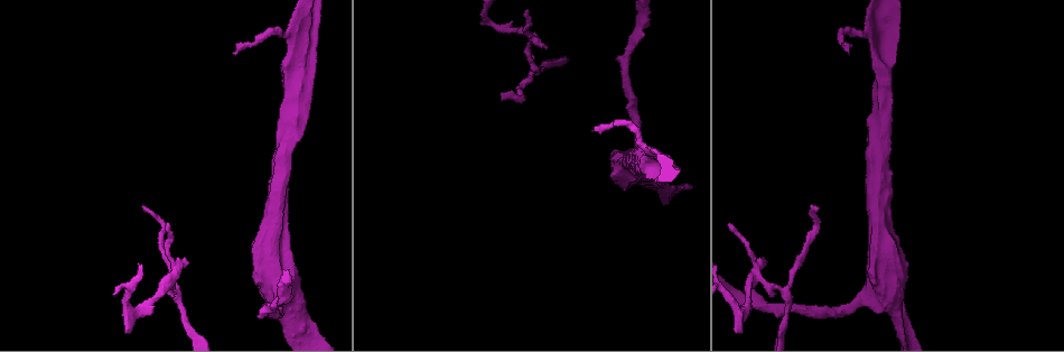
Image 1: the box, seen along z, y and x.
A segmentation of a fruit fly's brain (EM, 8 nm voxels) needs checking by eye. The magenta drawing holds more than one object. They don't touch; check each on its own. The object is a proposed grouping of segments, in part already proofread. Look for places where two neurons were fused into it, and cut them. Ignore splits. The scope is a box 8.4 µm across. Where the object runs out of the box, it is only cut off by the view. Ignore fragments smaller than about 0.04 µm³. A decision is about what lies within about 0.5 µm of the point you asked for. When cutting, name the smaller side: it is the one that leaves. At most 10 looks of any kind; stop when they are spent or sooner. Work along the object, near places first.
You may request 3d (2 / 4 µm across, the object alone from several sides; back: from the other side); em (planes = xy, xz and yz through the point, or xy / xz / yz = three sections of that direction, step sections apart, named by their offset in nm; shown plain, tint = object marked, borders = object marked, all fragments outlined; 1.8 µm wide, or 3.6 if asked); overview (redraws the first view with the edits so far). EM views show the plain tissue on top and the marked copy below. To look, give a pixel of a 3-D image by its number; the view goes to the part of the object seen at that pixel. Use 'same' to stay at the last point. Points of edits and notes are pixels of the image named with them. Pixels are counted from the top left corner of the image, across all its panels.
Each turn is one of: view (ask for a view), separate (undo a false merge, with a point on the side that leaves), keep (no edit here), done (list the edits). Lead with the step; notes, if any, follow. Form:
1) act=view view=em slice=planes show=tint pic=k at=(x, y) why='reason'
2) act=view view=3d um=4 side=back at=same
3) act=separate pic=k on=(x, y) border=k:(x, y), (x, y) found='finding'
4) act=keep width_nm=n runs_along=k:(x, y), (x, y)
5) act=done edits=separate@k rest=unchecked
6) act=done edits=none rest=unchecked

act=view view=em slice=planes show=tint pic=1 at=(183, 316) why='abrupt turn'

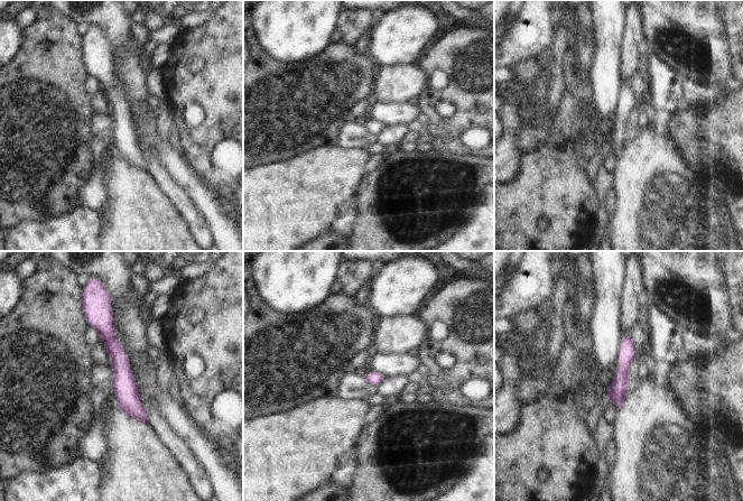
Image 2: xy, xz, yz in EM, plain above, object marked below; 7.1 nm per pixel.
act=keep found='continuous, no second neuron'

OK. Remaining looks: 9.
act=view view=3d um=4 pic=1 at=(733, 304) why='sharp bend'

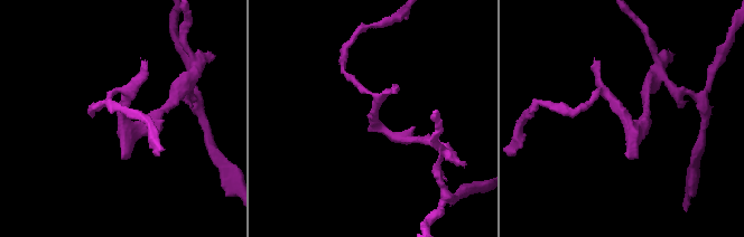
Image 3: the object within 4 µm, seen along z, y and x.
act=view view=em slice=xy step=8 show=tint pic=3 at=(124, 121) why='need the tissue'

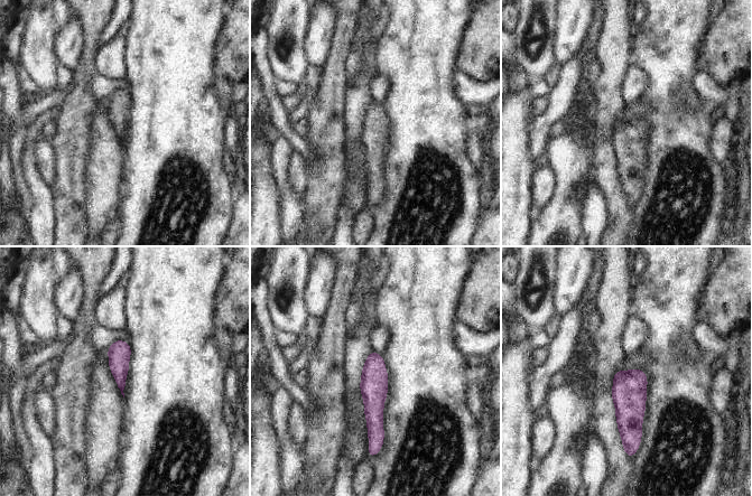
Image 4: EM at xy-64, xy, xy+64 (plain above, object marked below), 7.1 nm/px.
act=view view=em slice=planes show=tint at=same

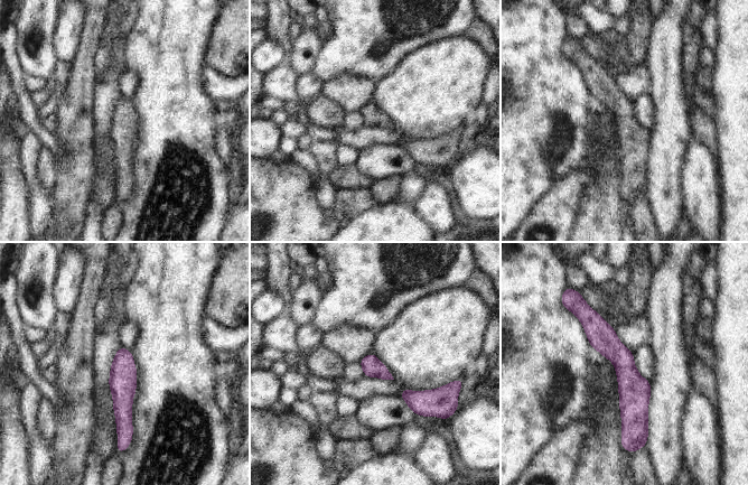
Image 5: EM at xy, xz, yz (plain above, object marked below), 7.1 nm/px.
act=keep runs_along=5:(590, 311), (623, 358), (632, 435) found='one neuron here'

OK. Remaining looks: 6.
act=view view=em um=3.6 slice=xz step=4 show=borders pic=1 at=(889, 293) why='thick turns thin'

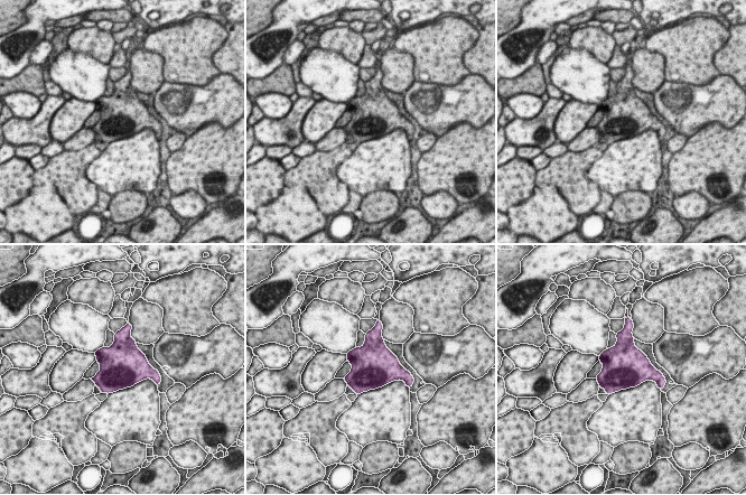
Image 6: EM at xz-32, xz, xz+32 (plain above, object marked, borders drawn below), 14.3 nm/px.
act=view view=em um=3.6 slice=planes show=borders at=same why='another direction'

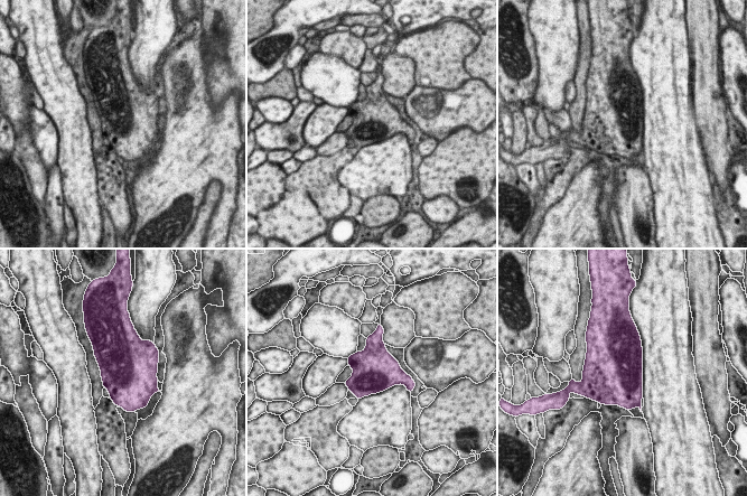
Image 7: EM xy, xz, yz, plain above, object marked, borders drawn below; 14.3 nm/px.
act=keep found='continuous, no second neuron'

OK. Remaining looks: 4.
act=view view=em slice=xy step=4 show=tint pic=1 at=(882, 63) why='branch point'

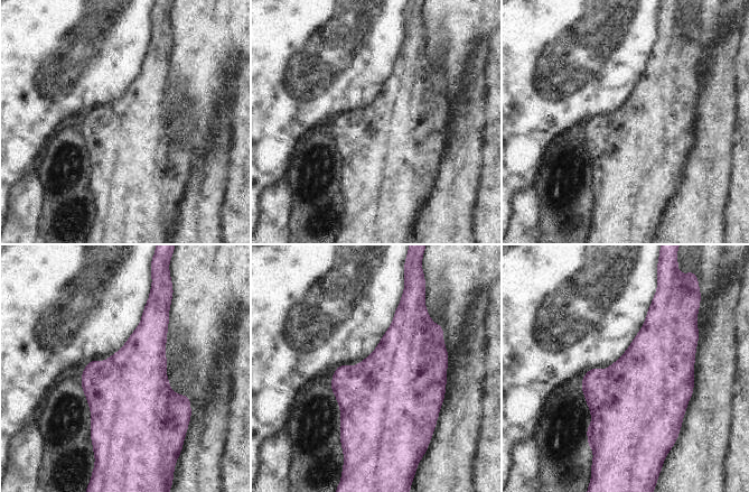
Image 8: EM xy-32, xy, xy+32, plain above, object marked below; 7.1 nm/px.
act=view view=em slice=planes show=tint at=same why='cut it another way'

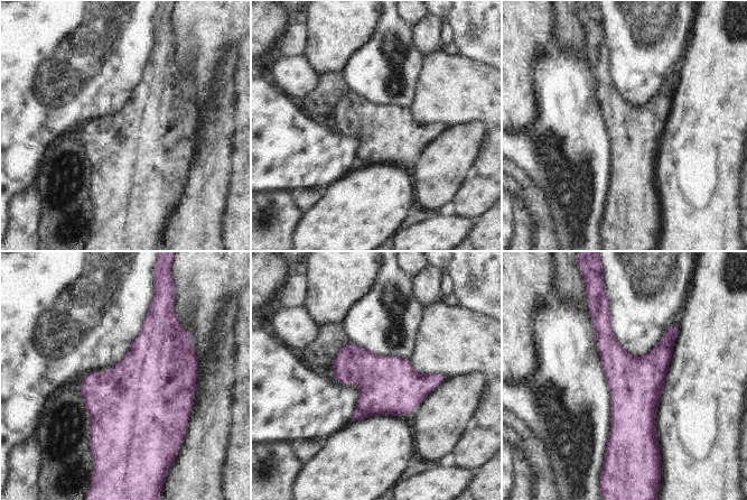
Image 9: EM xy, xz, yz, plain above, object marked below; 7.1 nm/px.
act=keep found='continuous, no second neuron'

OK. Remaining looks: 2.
act=done edits=none rest=unchecked

